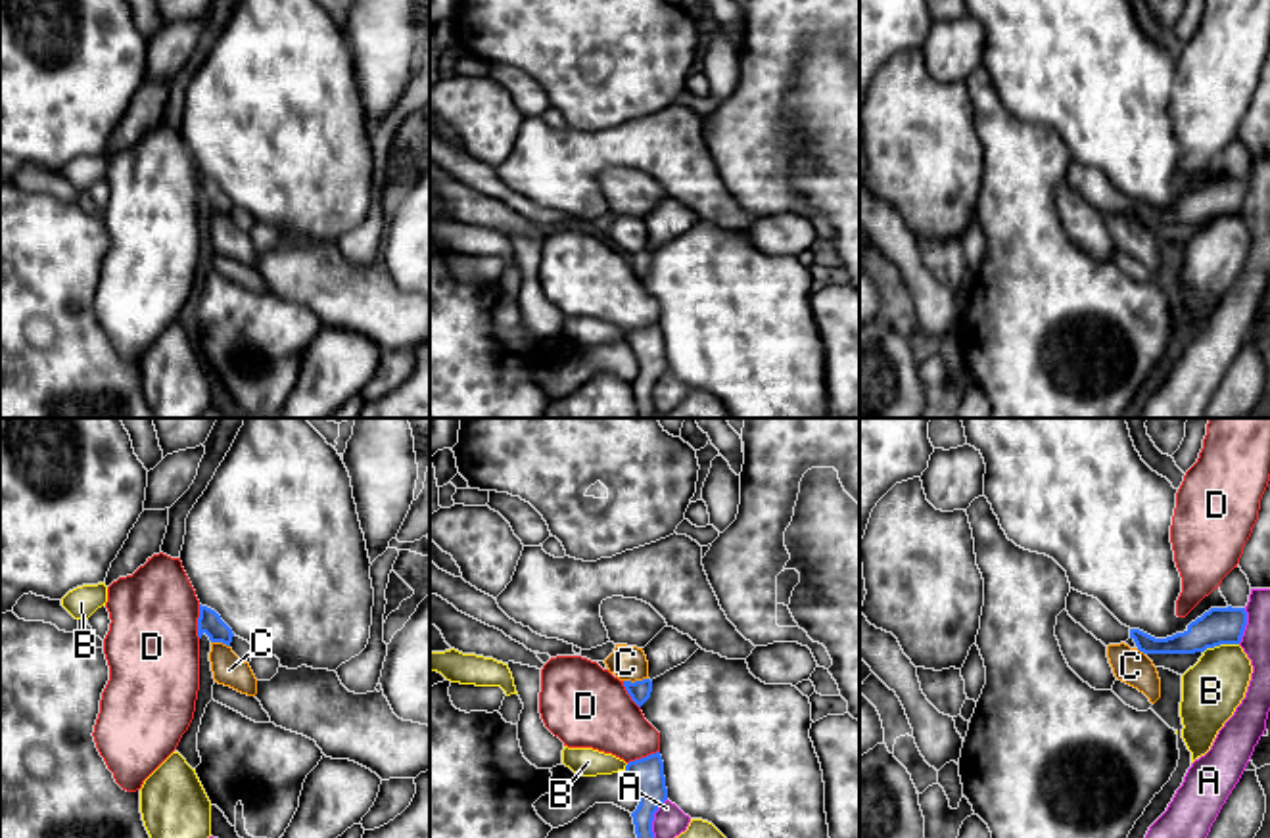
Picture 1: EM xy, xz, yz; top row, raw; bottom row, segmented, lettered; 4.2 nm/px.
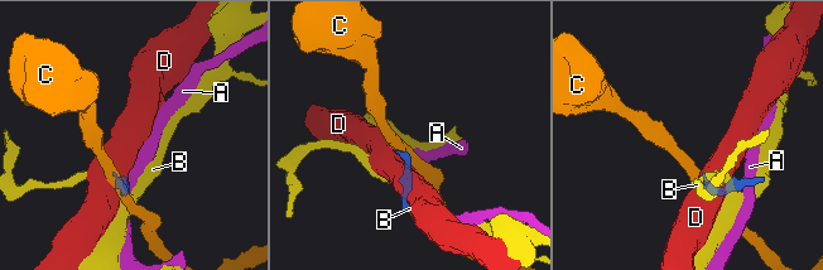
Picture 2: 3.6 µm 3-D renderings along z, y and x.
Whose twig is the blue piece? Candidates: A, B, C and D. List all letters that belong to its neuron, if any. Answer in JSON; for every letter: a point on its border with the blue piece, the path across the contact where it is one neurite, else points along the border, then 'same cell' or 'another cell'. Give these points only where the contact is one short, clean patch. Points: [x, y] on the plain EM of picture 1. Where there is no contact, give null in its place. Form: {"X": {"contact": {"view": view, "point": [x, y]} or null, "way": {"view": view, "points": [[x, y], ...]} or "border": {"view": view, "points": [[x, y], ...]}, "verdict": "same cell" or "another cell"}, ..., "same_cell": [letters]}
{"A": {"contact": {"view": "yz", "point": [1246, 194]}, "border": {"view": "yz", "points": [[1246, 179], [1246, 200], [1238, 213]]}, "verdict": "another cell"}, "B": {"contact": {"view": "yz", "point": [1221, 213]}, "verdict": "another cell"}, "C": {"contact": {"view": "xz", "point": [635, 252]}, "border": {"view": "xz", "points": [[647, 248], [624, 252]]}, "verdict": "another cell"}, "D": {"contact": {"view": "xy", "point": [198, 192]}, "border": {"view": "xy", "points": [[200, 175], [198, 208]]}, "verdict": "another cell"}, "same_cell": []}

